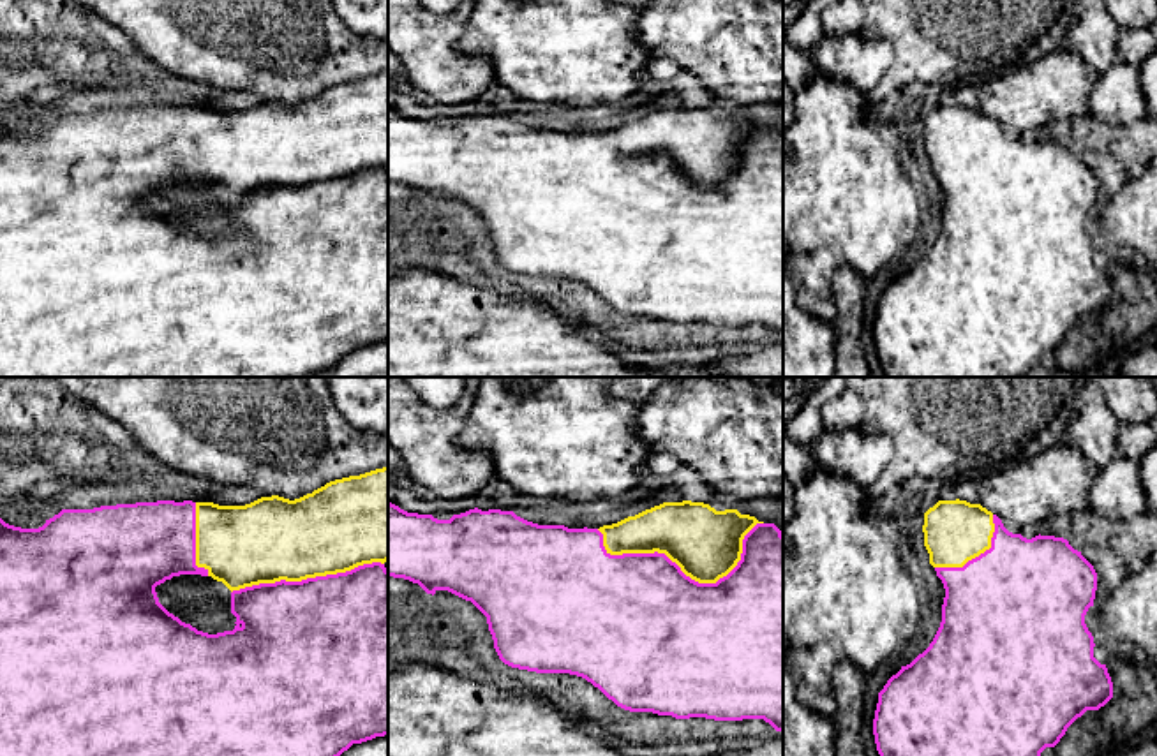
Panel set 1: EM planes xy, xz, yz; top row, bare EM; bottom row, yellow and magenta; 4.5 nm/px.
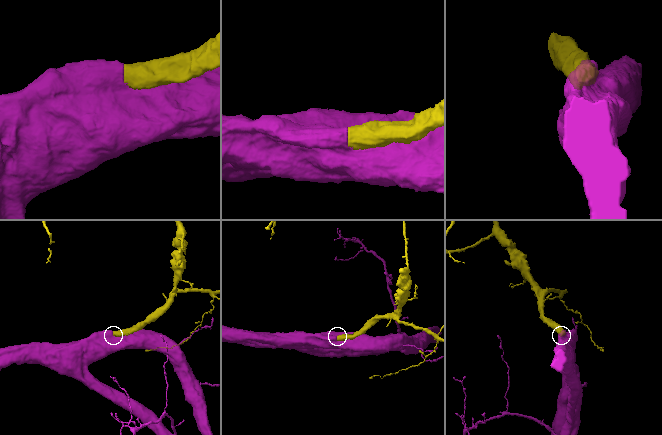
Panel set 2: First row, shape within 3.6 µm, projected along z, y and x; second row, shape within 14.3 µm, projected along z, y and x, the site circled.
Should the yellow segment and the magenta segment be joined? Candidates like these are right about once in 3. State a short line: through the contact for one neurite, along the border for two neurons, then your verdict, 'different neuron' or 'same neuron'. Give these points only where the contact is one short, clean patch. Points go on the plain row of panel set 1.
same neuron

